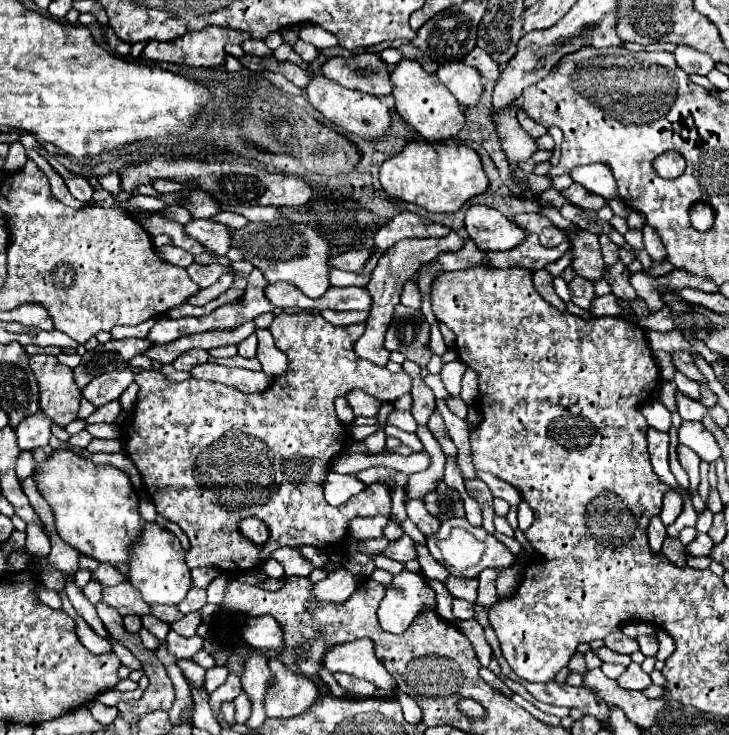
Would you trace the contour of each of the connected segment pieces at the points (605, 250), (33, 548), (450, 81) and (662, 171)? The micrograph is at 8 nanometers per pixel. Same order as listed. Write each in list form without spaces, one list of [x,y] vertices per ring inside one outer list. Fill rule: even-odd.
[[[600,236],[600,246],[602,246],[602,254],[604,254],[604,262],[608,266],[618,262],[618,246],[608,238],[608,236]]]
[[[28,524],[26,528],[26,550],[32,556],[48,556],[50,552],[48,534],[38,524]]]
[[[462,62],[442,64],[436,70],[440,82],[454,94],[462,106],[476,106],[482,94],[482,76],[476,68]]]
[[[664,152],[654,160],[654,170],[662,178],[678,178],[686,168],[684,158],[678,152]]]

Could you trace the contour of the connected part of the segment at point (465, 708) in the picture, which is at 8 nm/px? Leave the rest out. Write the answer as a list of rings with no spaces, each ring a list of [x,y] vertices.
[[[458,700],[458,708],[468,718],[484,718],[484,708],[480,708],[476,700]]]

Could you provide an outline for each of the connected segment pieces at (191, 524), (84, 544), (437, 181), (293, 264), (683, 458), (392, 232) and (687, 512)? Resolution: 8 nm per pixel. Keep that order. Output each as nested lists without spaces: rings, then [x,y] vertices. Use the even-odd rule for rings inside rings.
[[[298,312],[276,316],[268,330],[272,332],[276,346],[288,356],[290,364],[288,370],[276,376],[272,386],[264,392],[244,394],[224,384],[194,378],[172,384],[156,370],[144,370],[134,376],[140,390],[132,412],[132,426],[124,428],[126,454],[142,474],[148,494],[156,504],[156,512],[176,522],[190,538],[192,548],[186,552],[188,568],[214,566],[242,574],[258,568],[262,560],[268,560],[270,554],[282,546],[310,544],[326,548],[332,544],[344,544],[348,522],[356,516],[390,516],[392,498],[386,486],[370,484],[346,504],[334,508],[324,500],[322,482],[328,474],[330,460],[340,454],[344,442],[348,442],[348,432],[336,418],[334,400],[348,390],[360,388],[364,392],[376,392],[380,402],[394,402],[410,392],[410,376],[404,370],[392,374],[388,368],[360,360],[356,352],[352,352],[354,342],[364,334],[364,322],[332,326],[320,314]],[[248,516],[256,516],[268,526],[268,546],[258,548],[240,534],[238,524]]]
[[[58,448],[38,466],[34,482],[38,492],[52,506],[58,534],[66,544],[80,554],[112,566],[124,566],[128,562],[128,548],[140,534],[142,518],[126,472],[108,464],[94,464],[72,450]]]
[[[410,140],[404,150],[380,168],[380,184],[392,198],[418,204],[428,212],[458,212],[464,202],[488,190],[480,156],[466,144],[430,144]]]
[[[286,218],[272,222],[248,222],[244,228],[232,230],[230,244],[232,248],[240,248],[244,252],[244,260],[254,264],[268,282],[290,282],[310,298],[320,298],[330,286],[330,246],[310,226],[296,224]]]
[[[680,444],[678,446],[678,460],[680,460],[682,468],[686,470],[686,474],[690,478],[690,490],[692,490],[692,494],[696,494],[698,480],[700,480],[700,472],[698,472],[700,470],[700,458],[692,450],[688,450],[688,448],[684,448]]]
[[[402,212],[398,216],[394,216],[392,220],[388,220],[374,236],[374,252],[372,256],[368,258],[368,262],[364,264],[362,272],[364,276],[370,276],[372,274],[372,268],[376,268],[376,262],[380,260],[380,256],[390,248],[394,246],[398,240],[404,240],[404,238],[442,238],[450,232],[448,226],[442,226],[442,224],[436,224],[424,216],[418,216],[418,214],[412,214],[412,212]]]
[[[686,498],[684,508],[682,508],[682,514],[680,514],[680,516],[676,518],[676,522],[668,528],[668,536],[678,538],[678,532],[680,532],[682,528],[686,528],[686,526],[696,526],[696,520],[698,520],[698,514],[696,514],[696,510],[692,508],[692,500]]]

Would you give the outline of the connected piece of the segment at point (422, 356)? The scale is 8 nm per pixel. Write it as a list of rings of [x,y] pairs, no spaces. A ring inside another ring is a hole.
[[[398,304],[392,324],[388,326],[386,332],[384,348],[390,352],[398,350],[418,366],[426,366],[432,356],[428,348],[428,336],[430,336],[430,328],[422,312]]]

